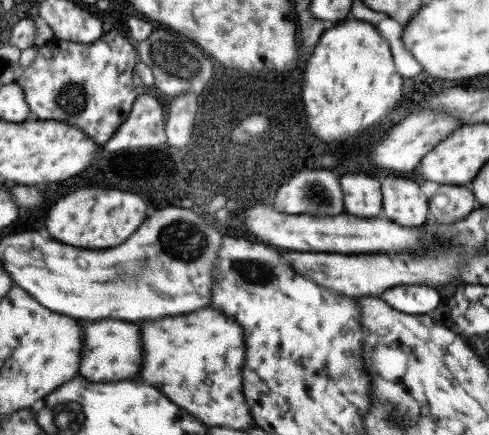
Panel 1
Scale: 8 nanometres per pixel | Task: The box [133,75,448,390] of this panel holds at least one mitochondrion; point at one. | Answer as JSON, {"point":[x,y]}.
{"point":[179,240]}

